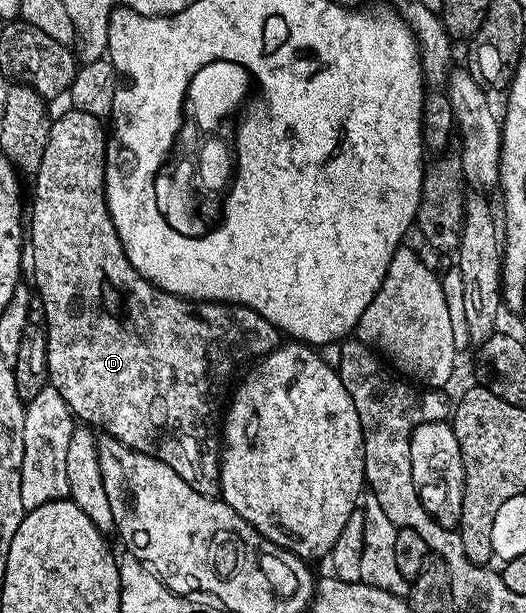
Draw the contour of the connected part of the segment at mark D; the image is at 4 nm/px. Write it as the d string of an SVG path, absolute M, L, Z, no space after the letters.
M73 108L67 111L67 114L62 114L59 118L57 115L51 121L48 144L44 144L44 160L40 160L38 173L32 178L34 203L31 206L29 203L28 206L28 250L29 253L30 250L34 253L35 283L33 282L33 285L36 287L37 297L42 299L42 307L46 313L46 373L49 385L54 386L56 392L60 392L60 396L64 396L75 419L82 421L83 418L86 421L83 423L99 431L102 429L103 435L115 438L117 442L122 442L136 452L158 458L164 464L168 464L168 468L175 470L196 492L217 495L220 490L220 415L223 413L228 391L235 381L234 373L237 372L238 366L265 358L277 346L283 345L284 335L252 308L234 306L231 302L191 302L188 298L181 298L172 292L164 292L160 287L153 286L148 279L140 276L140 272L136 272L136 268L132 268L120 244L120 236L112 224L106 203L107 127L102 127L105 126L103 119L88 112L80 112Z

